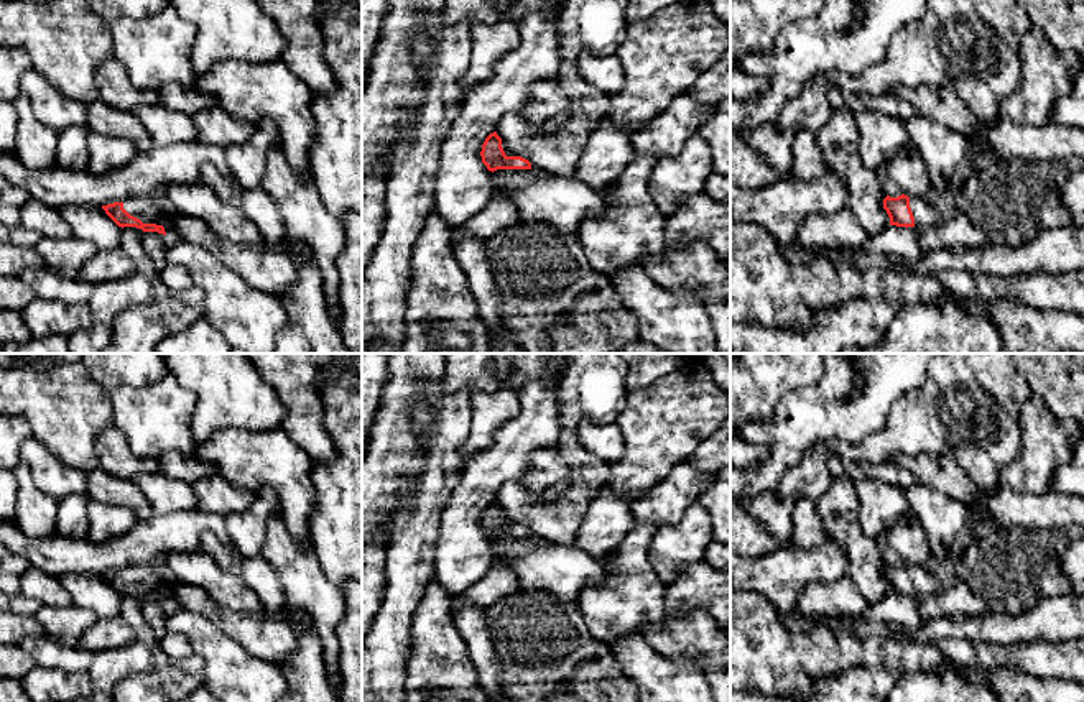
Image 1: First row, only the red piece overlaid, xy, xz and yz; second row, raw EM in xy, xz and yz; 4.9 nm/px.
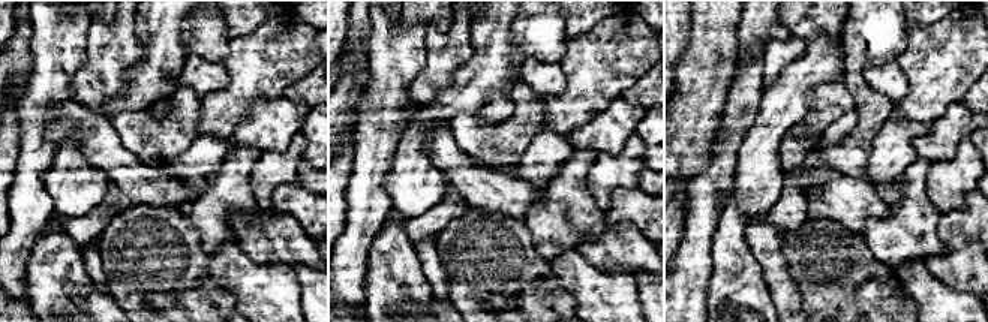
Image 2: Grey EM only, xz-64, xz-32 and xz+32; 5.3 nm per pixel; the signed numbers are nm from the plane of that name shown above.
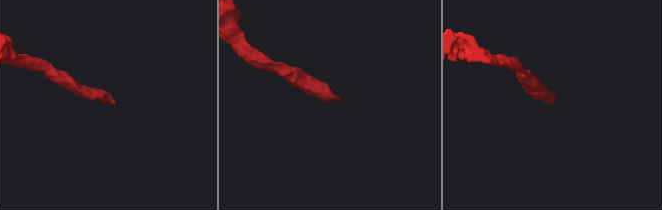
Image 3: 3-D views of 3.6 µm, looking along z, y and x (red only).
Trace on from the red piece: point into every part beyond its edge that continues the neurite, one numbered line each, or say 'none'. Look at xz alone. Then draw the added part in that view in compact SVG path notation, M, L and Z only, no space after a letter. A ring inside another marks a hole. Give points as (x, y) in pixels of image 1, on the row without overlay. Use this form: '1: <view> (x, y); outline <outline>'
1: xz (561, 569); outline M497 538L493 549L515 570L518 587L546 590L576 602L586 587L599 585L605 569L599 559L569 544L531 538Z

